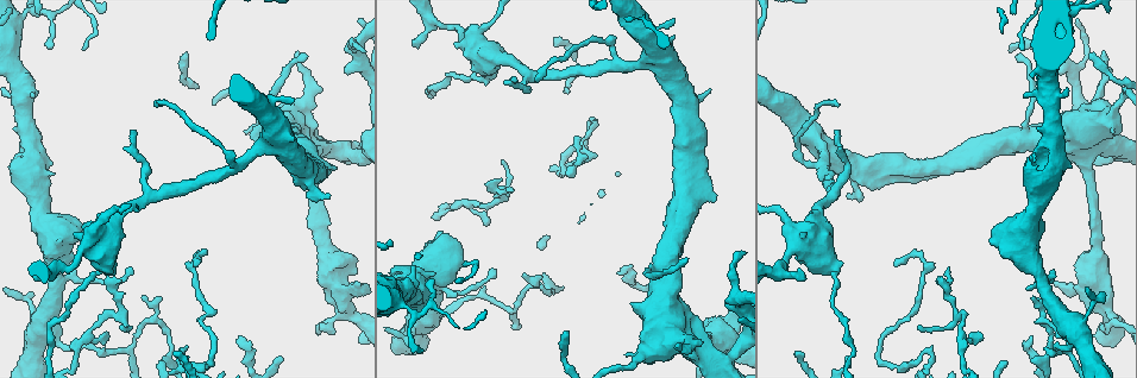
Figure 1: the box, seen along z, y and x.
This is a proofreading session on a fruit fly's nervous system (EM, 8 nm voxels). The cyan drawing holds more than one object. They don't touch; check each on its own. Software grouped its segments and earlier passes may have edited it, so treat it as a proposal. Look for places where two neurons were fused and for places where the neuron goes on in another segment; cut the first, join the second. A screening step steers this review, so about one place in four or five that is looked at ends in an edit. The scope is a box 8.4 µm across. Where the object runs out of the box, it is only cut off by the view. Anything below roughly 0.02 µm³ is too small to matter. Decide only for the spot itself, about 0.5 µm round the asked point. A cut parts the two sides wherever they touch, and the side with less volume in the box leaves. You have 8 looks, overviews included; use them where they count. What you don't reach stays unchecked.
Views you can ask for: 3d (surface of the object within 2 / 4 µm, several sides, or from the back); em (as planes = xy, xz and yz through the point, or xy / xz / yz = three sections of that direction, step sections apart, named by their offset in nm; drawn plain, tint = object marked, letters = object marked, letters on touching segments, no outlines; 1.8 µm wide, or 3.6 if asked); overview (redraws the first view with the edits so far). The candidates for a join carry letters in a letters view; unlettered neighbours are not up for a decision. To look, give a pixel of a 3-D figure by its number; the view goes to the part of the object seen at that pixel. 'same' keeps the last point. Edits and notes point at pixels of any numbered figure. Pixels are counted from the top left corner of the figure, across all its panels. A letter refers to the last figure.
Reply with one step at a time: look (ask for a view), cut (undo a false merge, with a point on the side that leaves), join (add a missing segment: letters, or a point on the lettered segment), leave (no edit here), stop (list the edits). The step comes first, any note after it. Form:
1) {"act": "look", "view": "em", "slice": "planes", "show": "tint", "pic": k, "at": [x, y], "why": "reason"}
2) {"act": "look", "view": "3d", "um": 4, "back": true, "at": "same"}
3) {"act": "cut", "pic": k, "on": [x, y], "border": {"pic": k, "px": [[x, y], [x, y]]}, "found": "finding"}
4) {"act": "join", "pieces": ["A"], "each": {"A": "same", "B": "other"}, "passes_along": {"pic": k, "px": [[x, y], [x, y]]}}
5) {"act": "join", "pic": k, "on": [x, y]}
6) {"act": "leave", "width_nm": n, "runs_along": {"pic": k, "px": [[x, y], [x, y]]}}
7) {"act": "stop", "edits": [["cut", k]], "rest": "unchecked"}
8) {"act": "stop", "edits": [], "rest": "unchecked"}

{"act": "look", "view": "3d", "um": 2, "pic": 1, "at": [785, 266], "why": "sudden change in width"}

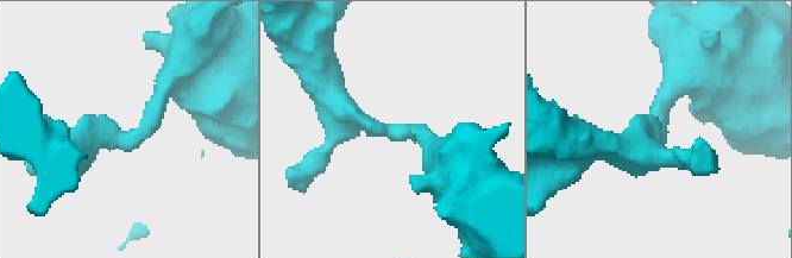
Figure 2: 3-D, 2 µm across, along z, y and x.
{"act": "look", "view": "em", "um": 3.6, "slice": "planes", "show": "plain", "pic": 2, "at": [121, 134], "why": "now the EM"}

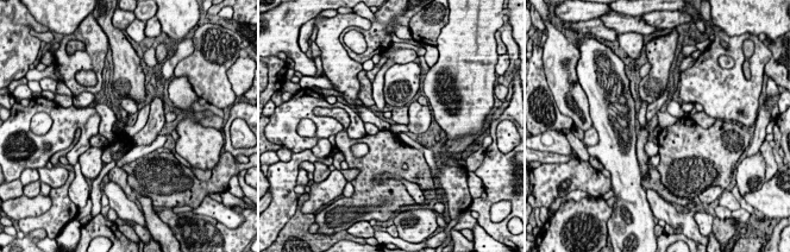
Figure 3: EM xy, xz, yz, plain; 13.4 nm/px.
{"act": "look", "view": "em", "um": 3.6, "slice": "planes", "show": "letters", "at": "same"}

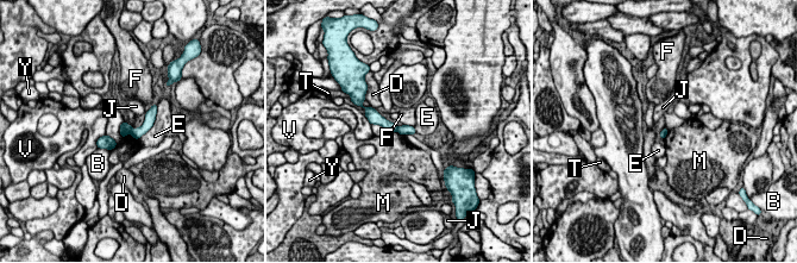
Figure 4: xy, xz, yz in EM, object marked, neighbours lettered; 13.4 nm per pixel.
{"act": "cut", "pic": 4, "on": [125, 129], "longest_contact_nm": ["E", 550], "each": {"B": "other", "D": "other", "E": "other", "F": "other", "J": "other", "M": "other", "T": "other", "V": "other", "Y": "other"}, "border": {"pic": 4, "px": [[132, 129], [129, 132]]}, "found": "a second neuron is stuck on"}

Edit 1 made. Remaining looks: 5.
{"act": "look", "view": "overview", "why": "see it whole again"}

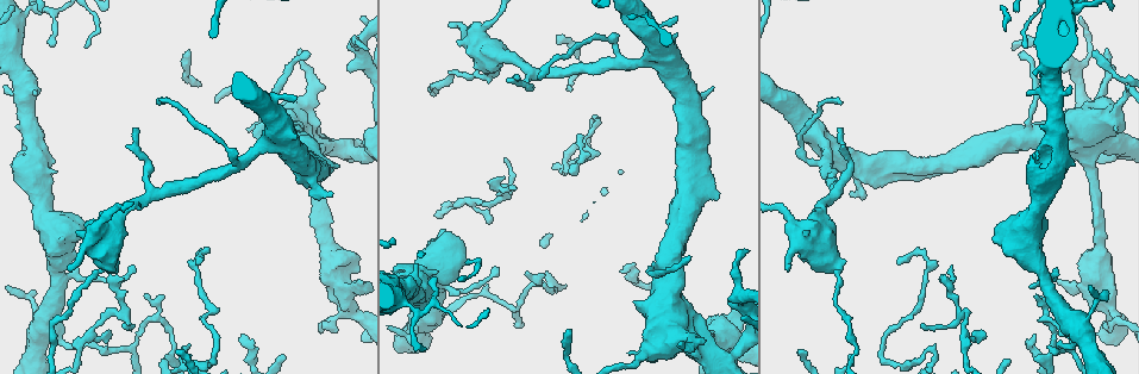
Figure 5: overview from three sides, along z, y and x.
{"act": "look", "view": "em", "slice": "xy", "step": 16, "show": "tint", "pic": 5, "at": [32, 141], "why": "a fork"}

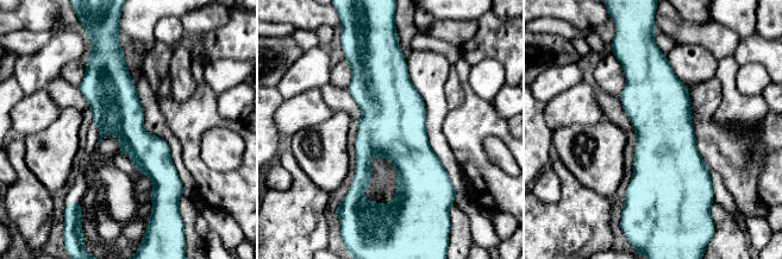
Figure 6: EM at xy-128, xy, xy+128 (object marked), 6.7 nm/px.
{"act": "look", "view": "em", "slice": "xy", "step": 16, "show": "letters", "at": "same", "why": "see the neighbours"}

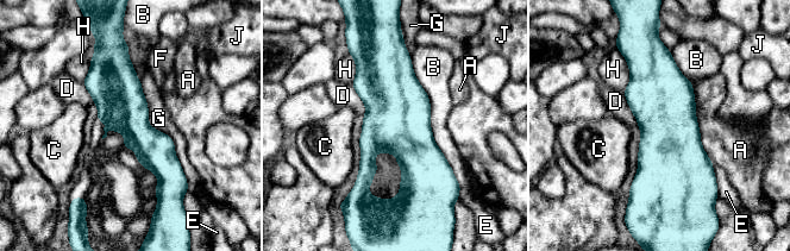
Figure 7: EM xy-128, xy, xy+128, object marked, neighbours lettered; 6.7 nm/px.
{"act": "leave", "longest_contact_nm": ["B", 900], "each": {"A": "other", "B": "other", "C": "other", "D": "other", "E": "other", "F": "other", "G": "other", "H": "other", "J": "other"}, "found": "all the same neuron"}

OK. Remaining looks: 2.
{"act": "stop", "edits": [["cut", 4]], "rest": "unchecked"}

